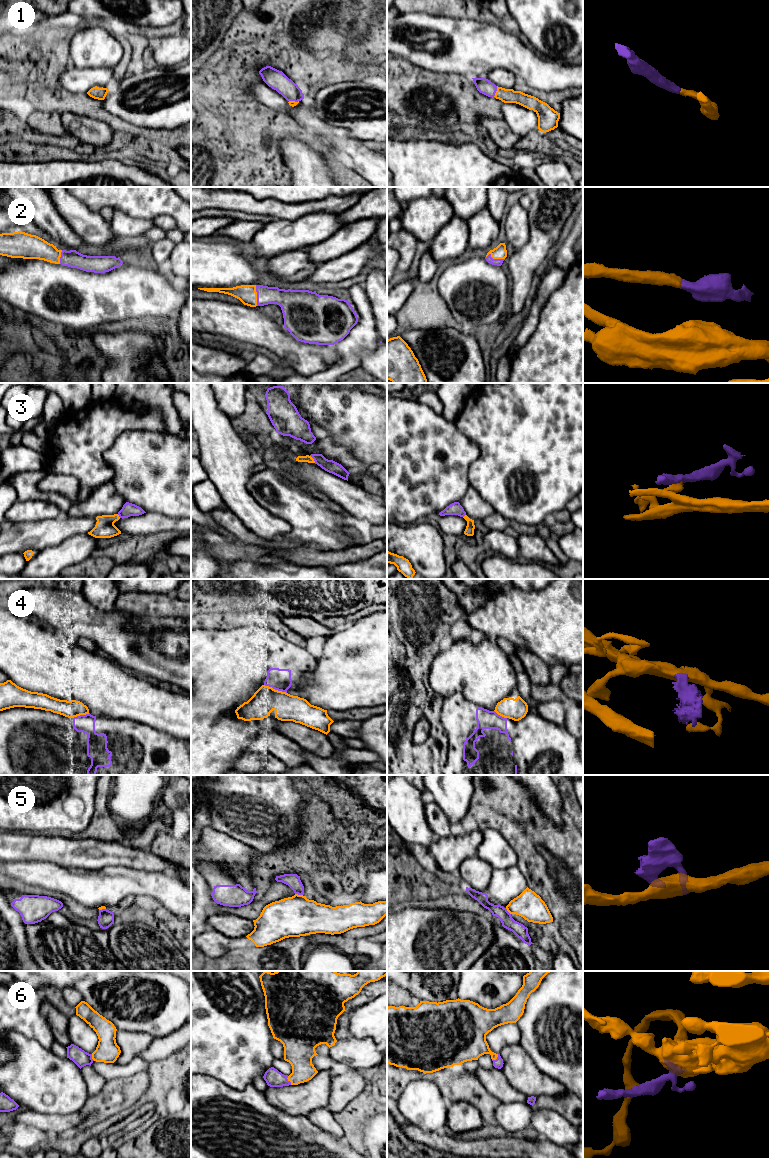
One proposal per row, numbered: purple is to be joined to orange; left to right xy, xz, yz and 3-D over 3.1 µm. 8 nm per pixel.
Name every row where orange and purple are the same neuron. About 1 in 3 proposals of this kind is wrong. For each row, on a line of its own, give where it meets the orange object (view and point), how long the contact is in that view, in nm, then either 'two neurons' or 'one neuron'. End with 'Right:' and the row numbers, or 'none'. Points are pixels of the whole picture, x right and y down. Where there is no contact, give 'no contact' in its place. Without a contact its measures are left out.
1: yz (496, 91) | 90 nm | one neuron
2: xz (256, 295) | 170 nm | one neuron
3: xz (313, 459) | 80 nm | two neurons
4: xz (274, 689) | 200 nm | two neurons
5: xz (299, 895) | 70 nm | two neurons
6: xz (288, 1080) | 80 nm | one neuron
Right: 1, 2, 6

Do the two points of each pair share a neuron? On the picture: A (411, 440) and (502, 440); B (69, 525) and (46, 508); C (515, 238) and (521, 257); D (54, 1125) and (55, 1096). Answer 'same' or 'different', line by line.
A: different
B: different
C: different
D: different

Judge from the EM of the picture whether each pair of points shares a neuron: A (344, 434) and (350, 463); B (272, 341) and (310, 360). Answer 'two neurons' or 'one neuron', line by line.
A: two neurons
B: one neuron

